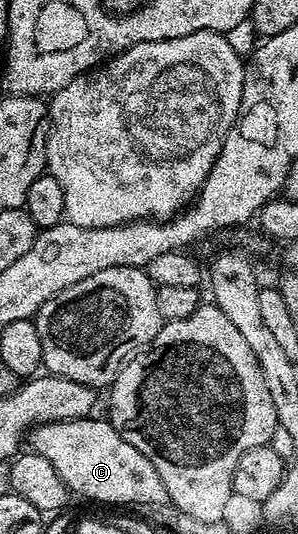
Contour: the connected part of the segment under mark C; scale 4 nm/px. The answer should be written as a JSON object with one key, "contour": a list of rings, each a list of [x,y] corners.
{"contour":[[[90,416],[81,420],[60,420],[57,423],[38,424],[29,434],[32,451],[52,463],[60,474],[70,493],[75,493],[95,502],[103,504],[151,504],[150,506],[166,505],[167,491],[161,482],[153,464],[135,446],[130,446],[121,438],[116,428],[106,419],[95,420]]]}

